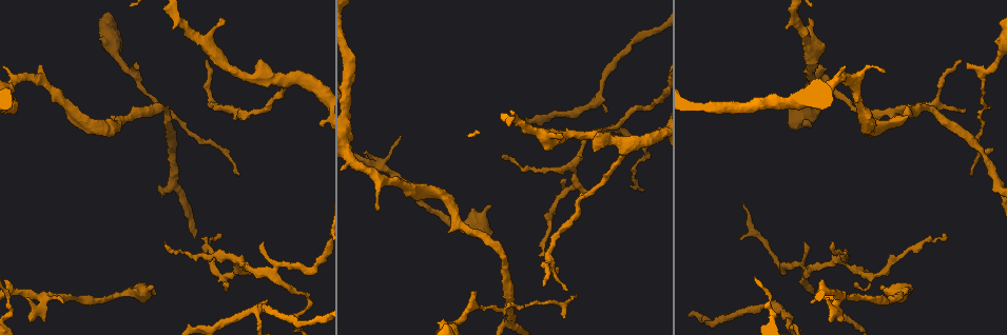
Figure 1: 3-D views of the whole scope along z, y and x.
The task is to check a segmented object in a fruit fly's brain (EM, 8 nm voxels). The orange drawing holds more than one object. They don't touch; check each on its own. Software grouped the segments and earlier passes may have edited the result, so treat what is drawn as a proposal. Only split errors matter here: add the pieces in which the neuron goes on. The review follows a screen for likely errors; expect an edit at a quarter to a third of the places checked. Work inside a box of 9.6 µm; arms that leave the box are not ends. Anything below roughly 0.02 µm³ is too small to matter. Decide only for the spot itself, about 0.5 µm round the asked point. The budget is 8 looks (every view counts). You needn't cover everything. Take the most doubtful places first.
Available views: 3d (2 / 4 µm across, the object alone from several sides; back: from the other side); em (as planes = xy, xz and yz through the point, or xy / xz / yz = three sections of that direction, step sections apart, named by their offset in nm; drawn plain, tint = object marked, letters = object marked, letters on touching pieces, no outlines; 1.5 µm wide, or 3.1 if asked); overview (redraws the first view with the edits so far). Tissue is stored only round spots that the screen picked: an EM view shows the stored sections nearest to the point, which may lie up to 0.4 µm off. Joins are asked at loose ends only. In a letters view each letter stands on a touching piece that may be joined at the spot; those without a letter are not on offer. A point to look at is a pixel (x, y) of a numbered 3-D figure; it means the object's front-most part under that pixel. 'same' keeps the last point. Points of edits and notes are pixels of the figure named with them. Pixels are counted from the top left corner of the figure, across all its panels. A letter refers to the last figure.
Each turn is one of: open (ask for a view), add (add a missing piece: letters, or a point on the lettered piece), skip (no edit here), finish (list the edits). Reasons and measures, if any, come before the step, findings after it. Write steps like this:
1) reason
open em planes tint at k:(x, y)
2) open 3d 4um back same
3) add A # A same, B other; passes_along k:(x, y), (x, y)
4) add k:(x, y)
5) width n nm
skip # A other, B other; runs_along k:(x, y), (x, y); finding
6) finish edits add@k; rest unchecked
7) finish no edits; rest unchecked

an open end
open 3d 4um at 1:(563, 318)

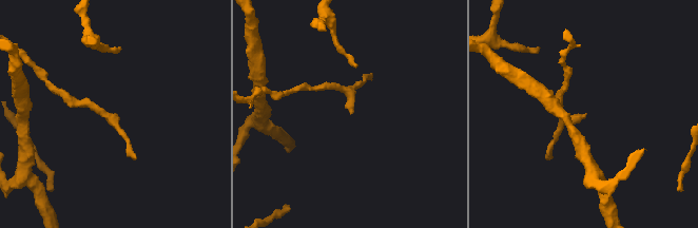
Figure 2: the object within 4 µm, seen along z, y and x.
open em planes letters at 2:(352, 112)

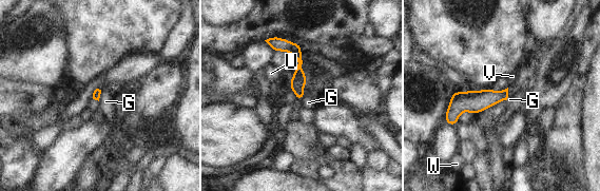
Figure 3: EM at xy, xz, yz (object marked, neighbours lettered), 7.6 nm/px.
skip # G other, U other, V other, W other; none of them fits

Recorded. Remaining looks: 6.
free end
open 3d 4um at 1:(135, 64)

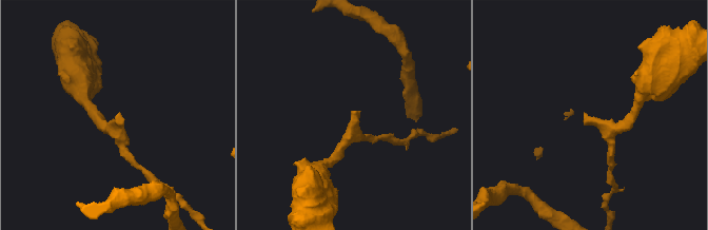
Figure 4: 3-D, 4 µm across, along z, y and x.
open em planes letters at 4:(119, 113)

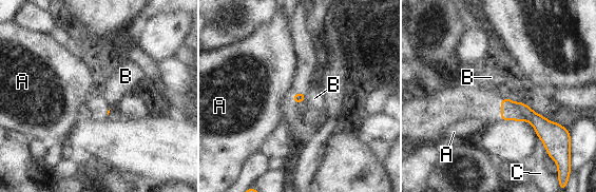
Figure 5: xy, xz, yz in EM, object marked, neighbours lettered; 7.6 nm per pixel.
longest_contact C 140 nm
skip # A other, B other, C other; border 5:(306, 94), (305, 100); none of them fits

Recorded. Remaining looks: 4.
free end
open em planes tint at 1:(556, 268)

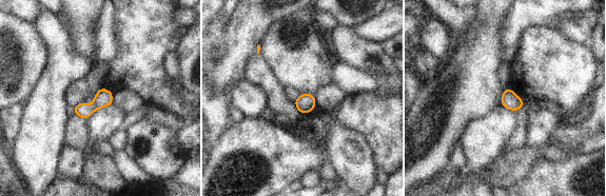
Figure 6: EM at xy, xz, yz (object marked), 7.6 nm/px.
what lies round it
open em planes letters same

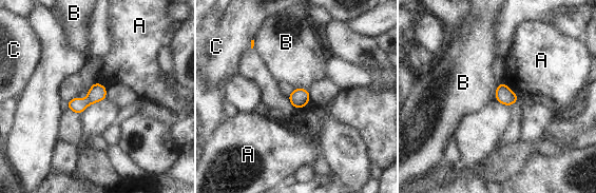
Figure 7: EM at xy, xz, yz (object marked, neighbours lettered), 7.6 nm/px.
skip # A other, B other, C other; no lettered piece goes on from it

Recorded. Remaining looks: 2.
finish no edits; rest unchecked

